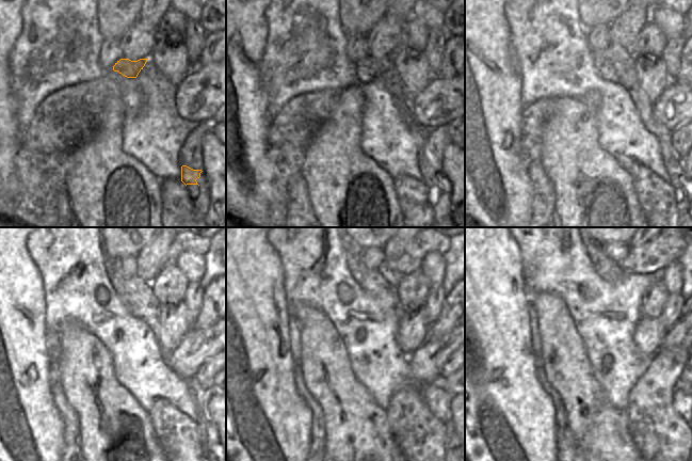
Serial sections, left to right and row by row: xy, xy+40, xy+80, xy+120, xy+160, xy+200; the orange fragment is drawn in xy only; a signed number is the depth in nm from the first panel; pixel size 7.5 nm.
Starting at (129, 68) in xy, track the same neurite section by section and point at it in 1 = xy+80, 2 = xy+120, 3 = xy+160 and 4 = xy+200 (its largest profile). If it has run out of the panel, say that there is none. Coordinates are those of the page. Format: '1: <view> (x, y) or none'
1: xy+80 (615, 63)
2: xy+120 (135, 293)
3: xy+160 (369, 280)
4: xy+200 (604, 266)

